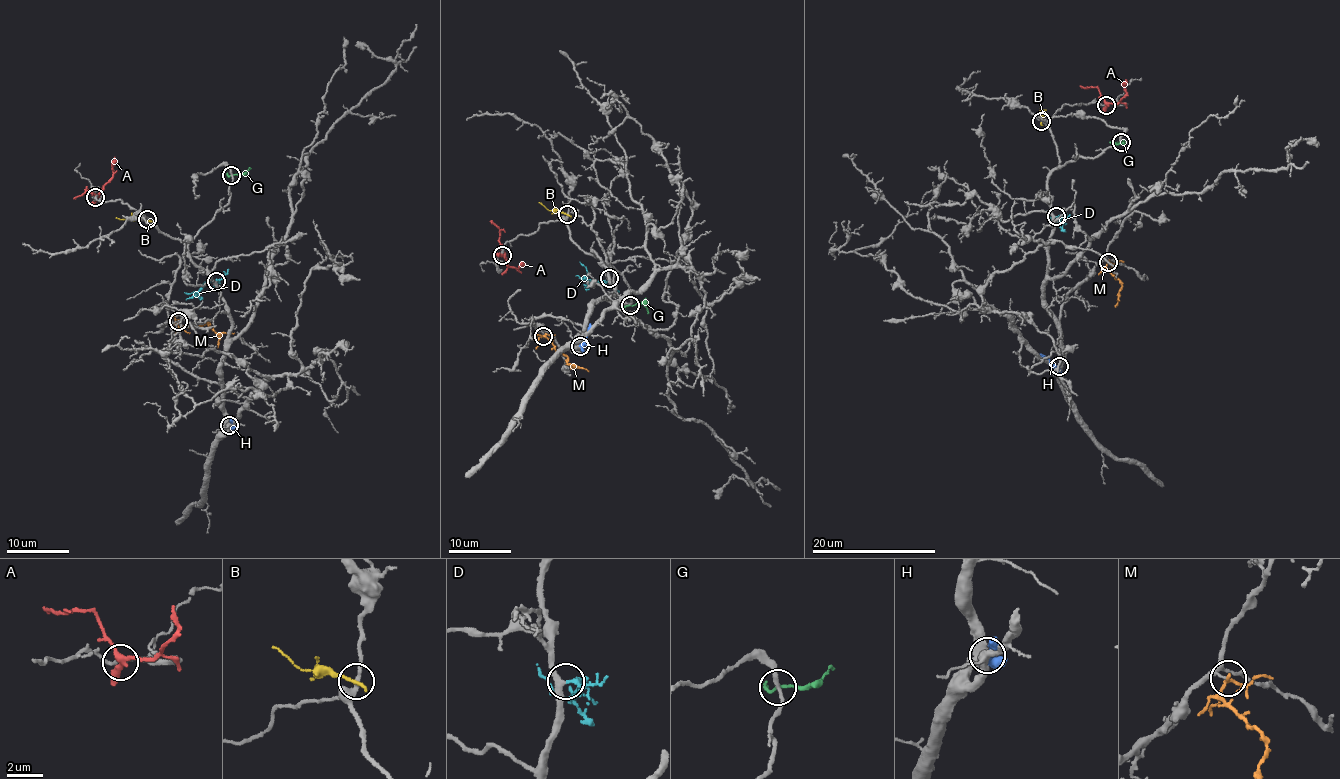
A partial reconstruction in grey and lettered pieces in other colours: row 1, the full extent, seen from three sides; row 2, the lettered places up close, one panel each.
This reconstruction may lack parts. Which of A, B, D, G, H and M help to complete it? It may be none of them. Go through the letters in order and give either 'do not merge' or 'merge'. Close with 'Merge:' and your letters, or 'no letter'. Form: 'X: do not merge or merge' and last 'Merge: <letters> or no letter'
A: do not merge
B: do not merge
D: merge
G: do not merge
H: do not merge
M: do not merge
Merge: D

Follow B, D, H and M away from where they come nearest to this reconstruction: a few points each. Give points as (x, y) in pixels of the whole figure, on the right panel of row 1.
B: (1040, 121), (1044, 114), (1041, 106)
D: (1056, 216), (1062, 218), (1057, 222), (1045, 210)
H: (1059, 367), (1038, 354)
M: (1108, 262), (1104, 267), (1122, 285), (1119, 300)

